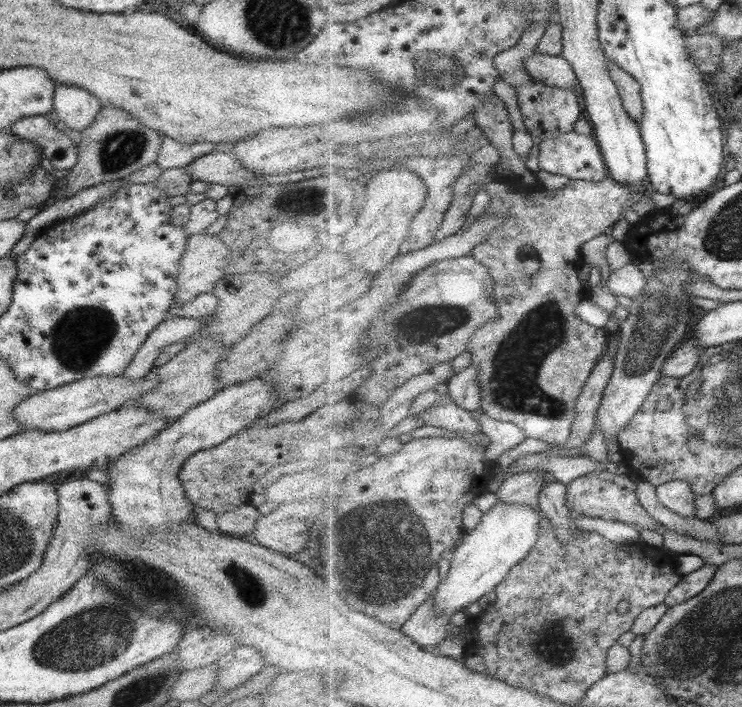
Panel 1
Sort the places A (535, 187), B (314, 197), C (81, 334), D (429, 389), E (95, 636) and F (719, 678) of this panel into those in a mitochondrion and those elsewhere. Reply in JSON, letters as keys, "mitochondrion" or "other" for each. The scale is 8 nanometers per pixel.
{"A":"other","B":"mitochondrion","C":"mitochondrion","D":"other","E":"mitochondrion","F":"mitochondrion"}

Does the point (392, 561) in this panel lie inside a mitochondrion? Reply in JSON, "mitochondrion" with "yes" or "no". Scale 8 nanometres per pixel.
{"mitochondrion":"yes"}

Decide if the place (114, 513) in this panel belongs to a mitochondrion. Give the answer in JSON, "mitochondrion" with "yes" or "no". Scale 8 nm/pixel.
{"mitochondrion":"no"}

